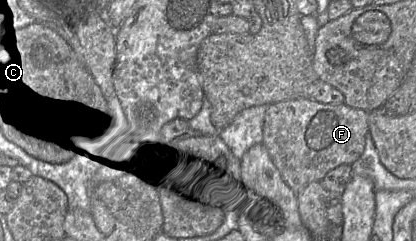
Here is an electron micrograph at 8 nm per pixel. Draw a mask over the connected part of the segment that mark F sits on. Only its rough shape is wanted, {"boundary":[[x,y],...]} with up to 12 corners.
{"boundary":[[298,98],[262,132],[297,194],[361,157],[369,112]]}

